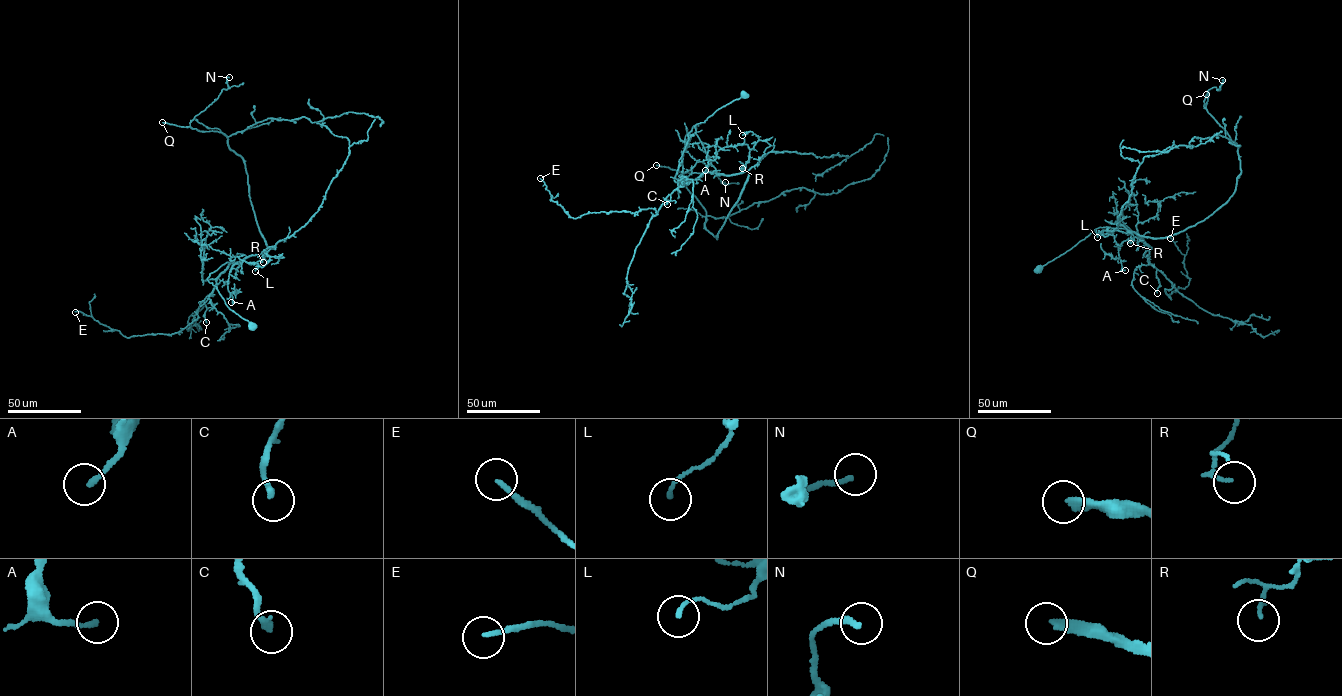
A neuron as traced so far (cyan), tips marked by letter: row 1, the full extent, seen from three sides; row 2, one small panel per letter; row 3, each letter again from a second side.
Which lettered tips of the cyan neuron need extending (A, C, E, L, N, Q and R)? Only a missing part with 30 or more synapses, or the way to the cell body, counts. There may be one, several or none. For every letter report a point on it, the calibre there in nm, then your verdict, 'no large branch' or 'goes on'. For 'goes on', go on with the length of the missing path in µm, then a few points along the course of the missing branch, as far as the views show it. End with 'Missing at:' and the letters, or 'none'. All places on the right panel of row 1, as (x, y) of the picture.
A: at (1125, 270); 160 nm thick; no large branch
C: at (1157, 293); 220 nm thick; no large branch
E: at (1170, 238); 150 nm thick; no large branch
L: at (1097, 237); 110 nm thick; no large branch
N: at (1222, 80); 170 nm thick; no large branch
Q: at (1206, 94); 260 nm thick; goes on; about 300 µm are missing
R: at (1130, 243); 120 nm thick; no large branch
Missing at: Q

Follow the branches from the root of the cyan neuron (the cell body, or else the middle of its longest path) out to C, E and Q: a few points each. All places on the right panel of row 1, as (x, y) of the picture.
C: (1038, 269), (1095, 229), (1120, 228), (1134, 231), (1148, 245), (1148, 262), (1157, 269), (1159, 281), (1157, 293)
E: (1038, 269), (1095, 229), (1120, 228), (1148, 245), (1148, 262), (1173, 285), (1169, 296), (1190, 279), (1170, 238)
Q: (1038, 269), (1099, 227), (1165, 238), (1228, 201), (1241, 172), (1237, 146), (1204, 107), (1206, 94)

